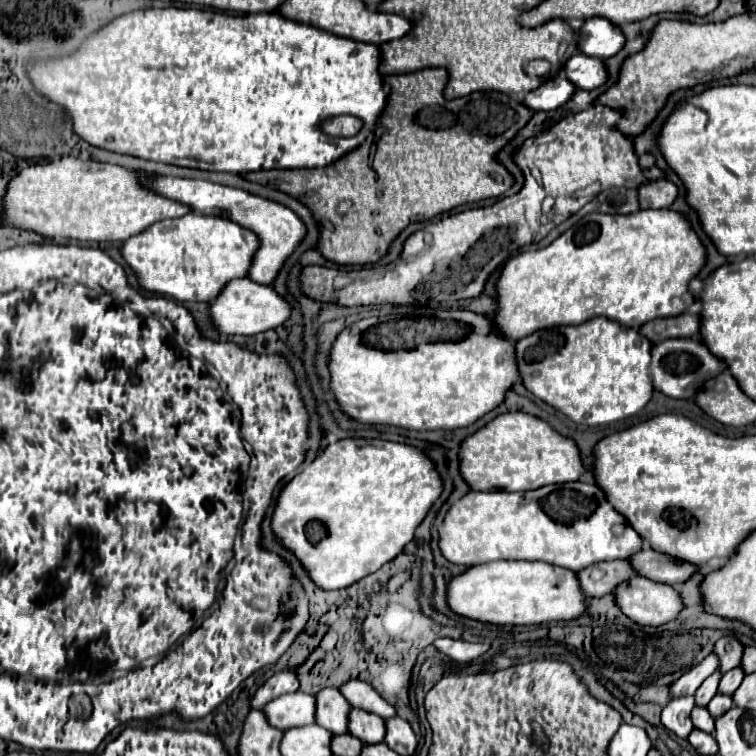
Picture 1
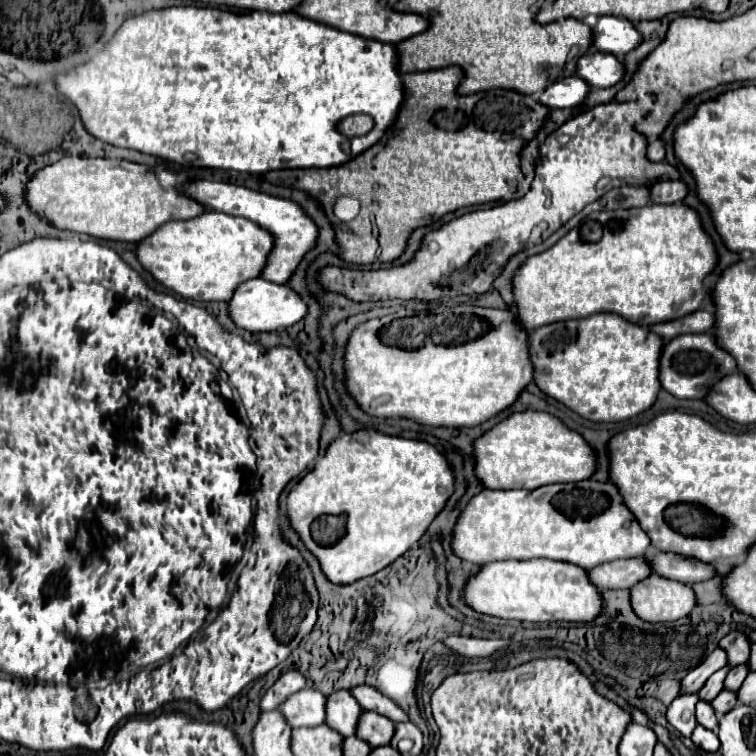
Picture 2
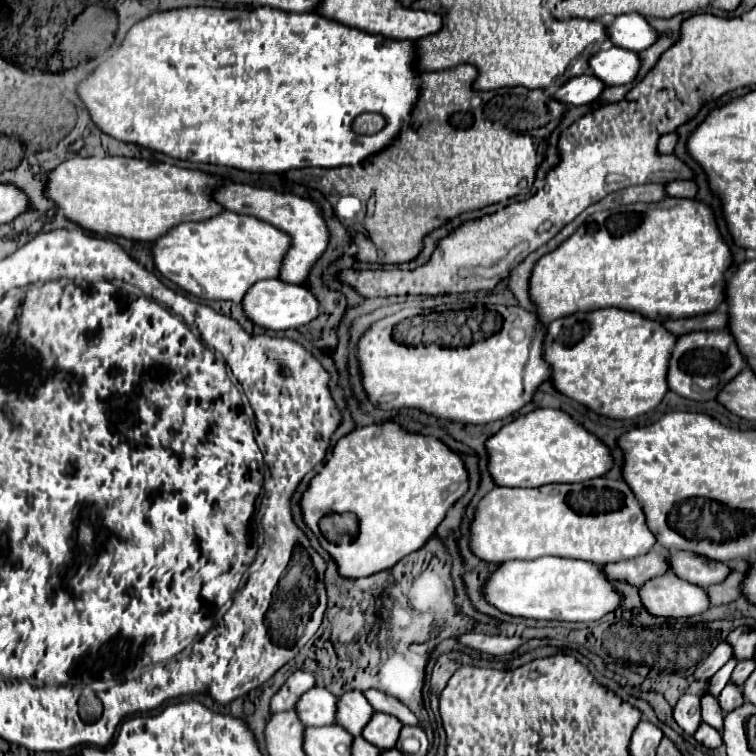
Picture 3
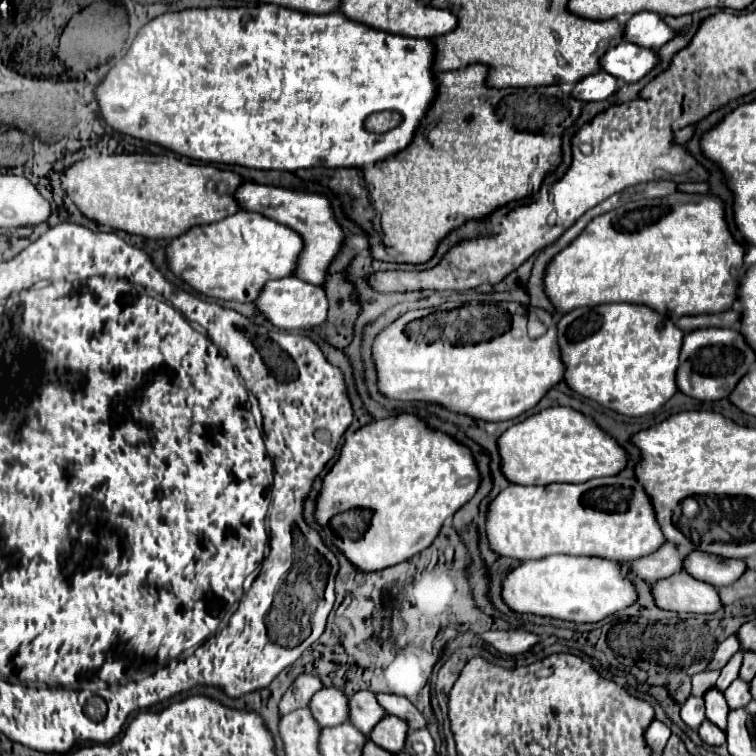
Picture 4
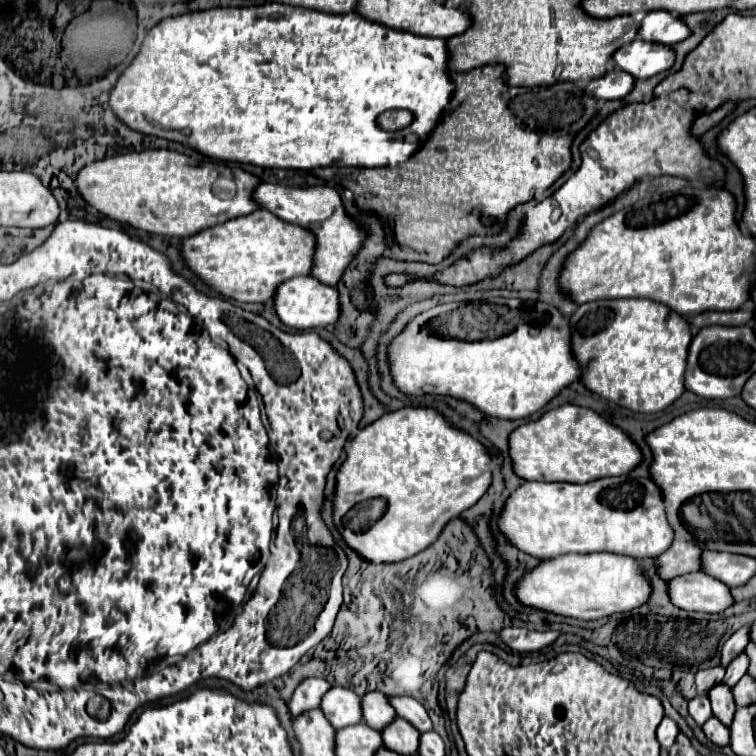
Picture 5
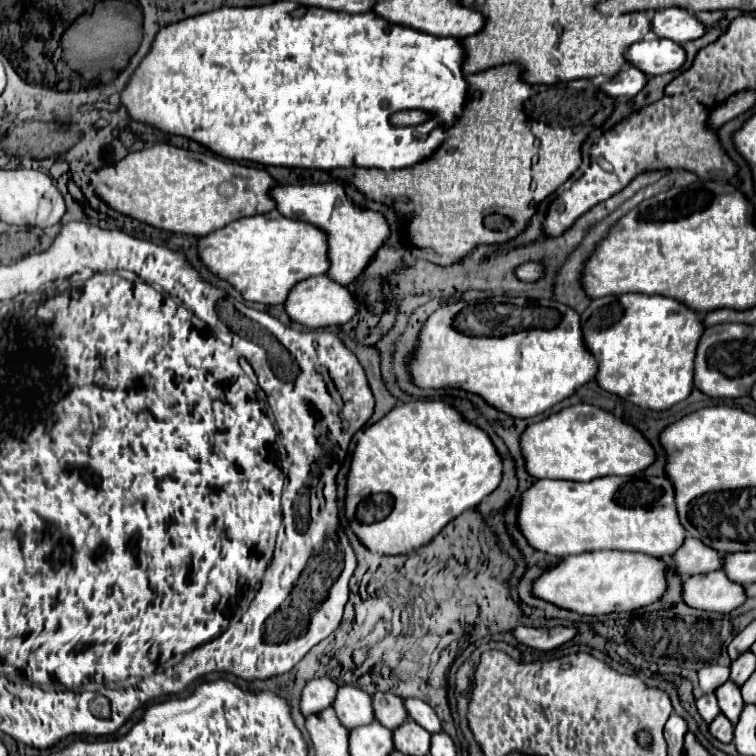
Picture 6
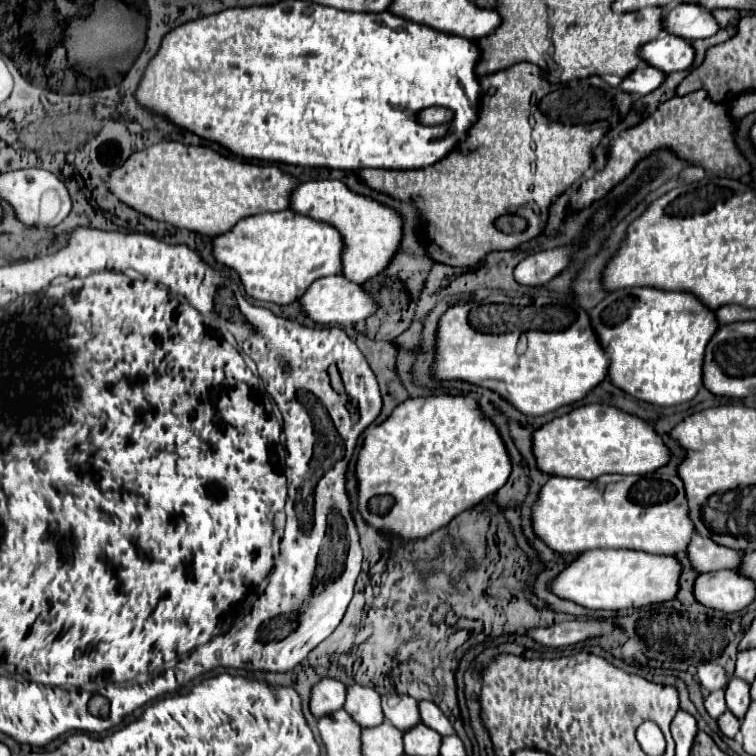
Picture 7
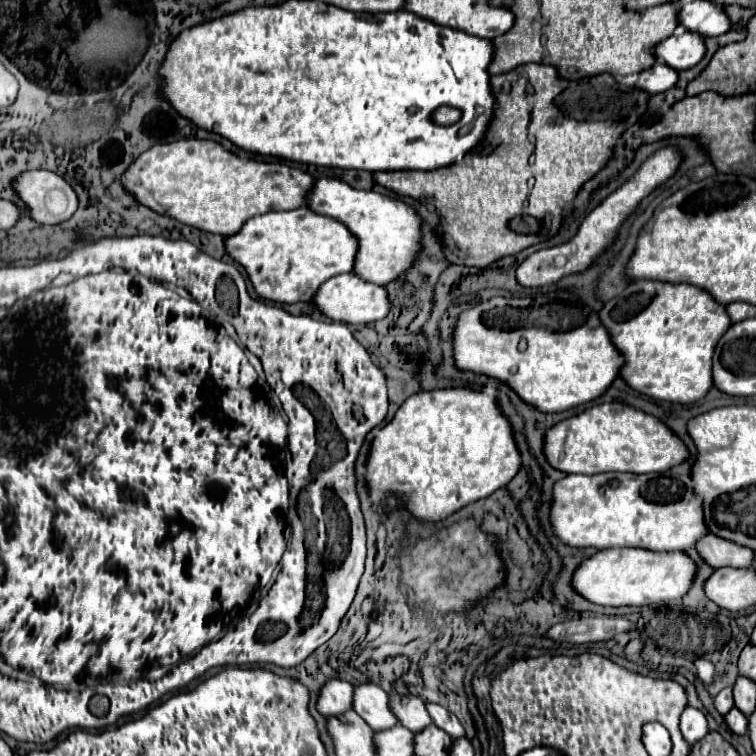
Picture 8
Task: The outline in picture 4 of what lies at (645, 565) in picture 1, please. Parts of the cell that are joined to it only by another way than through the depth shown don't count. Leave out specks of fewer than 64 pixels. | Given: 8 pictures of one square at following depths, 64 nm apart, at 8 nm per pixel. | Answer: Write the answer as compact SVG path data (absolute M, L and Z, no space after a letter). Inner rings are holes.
M690 552L684 564L684 572L696 576L698 580L708 580L714 586L730 586L734 584L744 572L744 560L724 560L722 556L708 556L708 552Z

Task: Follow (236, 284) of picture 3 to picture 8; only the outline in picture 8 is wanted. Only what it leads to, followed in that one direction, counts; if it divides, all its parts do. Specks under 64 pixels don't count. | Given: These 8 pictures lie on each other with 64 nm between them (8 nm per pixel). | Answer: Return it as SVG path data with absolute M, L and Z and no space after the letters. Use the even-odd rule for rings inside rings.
M308 208L268 212L250 218L242 230L226 240L228 254L246 268L256 292L274 302L308 302L316 288L332 276L352 272L356 264L356 236L340 220L320 216Z

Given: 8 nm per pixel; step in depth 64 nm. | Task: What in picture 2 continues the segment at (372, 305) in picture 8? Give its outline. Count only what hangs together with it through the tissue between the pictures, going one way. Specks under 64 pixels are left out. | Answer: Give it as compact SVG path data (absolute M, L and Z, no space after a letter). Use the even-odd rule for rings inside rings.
M254 278L244 284L240 284L230 300L230 316L232 320L250 332L270 332L270 330L284 330L296 322L300 322L308 314L308 304L302 300L302 296L290 288L272 284L264 278Z

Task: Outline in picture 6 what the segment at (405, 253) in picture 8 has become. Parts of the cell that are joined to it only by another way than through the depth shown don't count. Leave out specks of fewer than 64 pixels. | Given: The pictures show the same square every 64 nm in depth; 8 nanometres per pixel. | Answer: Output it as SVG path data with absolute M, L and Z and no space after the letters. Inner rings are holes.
M338 182L278 186L272 190L272 198L276 200L278 210L284 216L310 222L328 234L328 244L330 244L328 256L332 260L328 276L340 284L350 284L358 280L364 268L368 268L370 262L376 258L376 252L386 244L392 232L384 214L354 204L346 196L342 184Z

